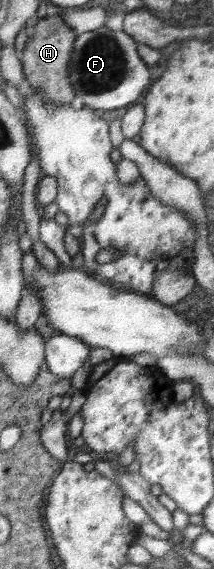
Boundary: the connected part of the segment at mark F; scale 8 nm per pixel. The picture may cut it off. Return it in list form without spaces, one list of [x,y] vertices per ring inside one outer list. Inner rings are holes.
[[[106,26],[77,35],[72,59],[69,63],[70,73],[68,74],[70,74],[70,80],[72,80],[73,90],[78,92],[78,97],[80,97],[84,107],[98,110],[101,113],[112,111],[112,109],[120,109],[120,107],[125,110],[126,105],[130,105],[132,101],[136,101],[140,97],[140,93],[150,83],[150,71],[138,55],[137,45],[137,40],[133,36],[124,31],[112,31]]]

